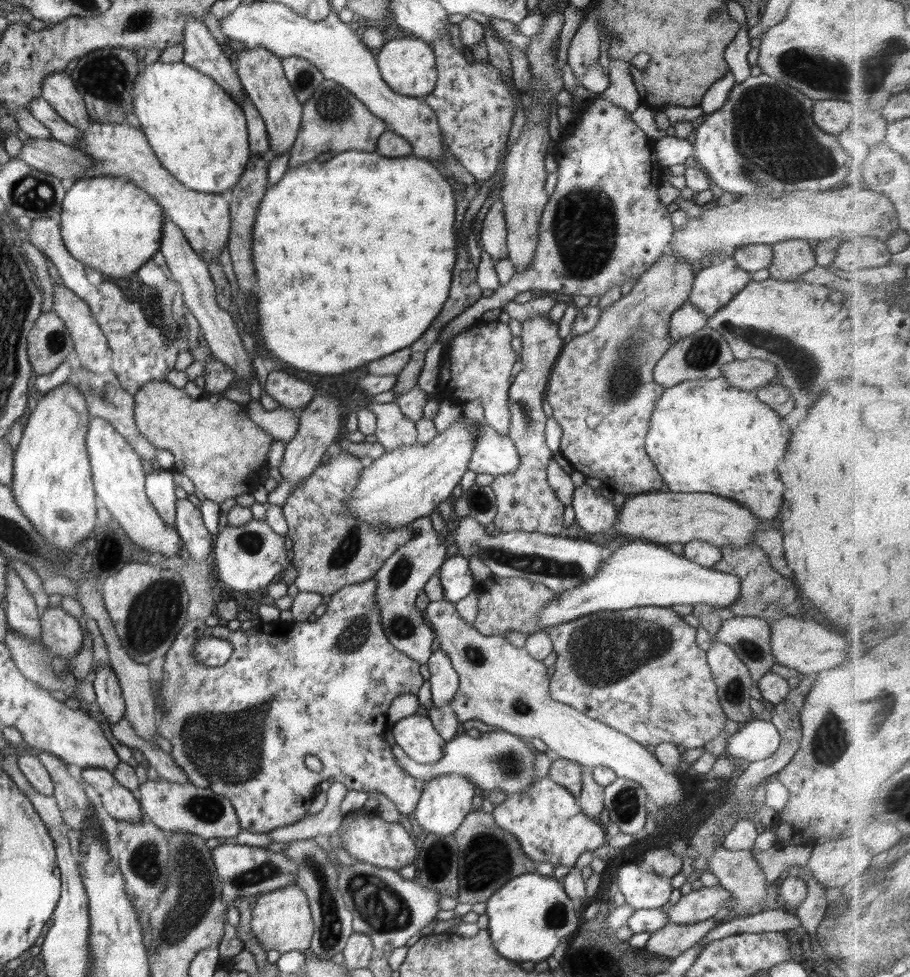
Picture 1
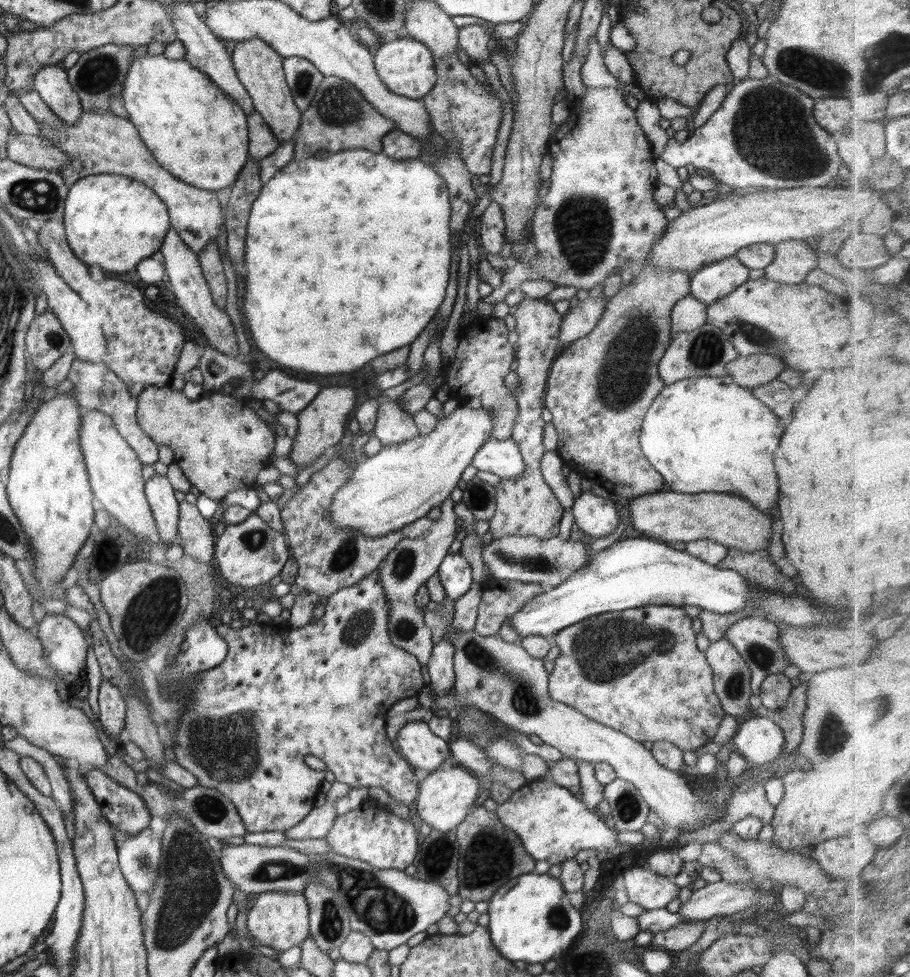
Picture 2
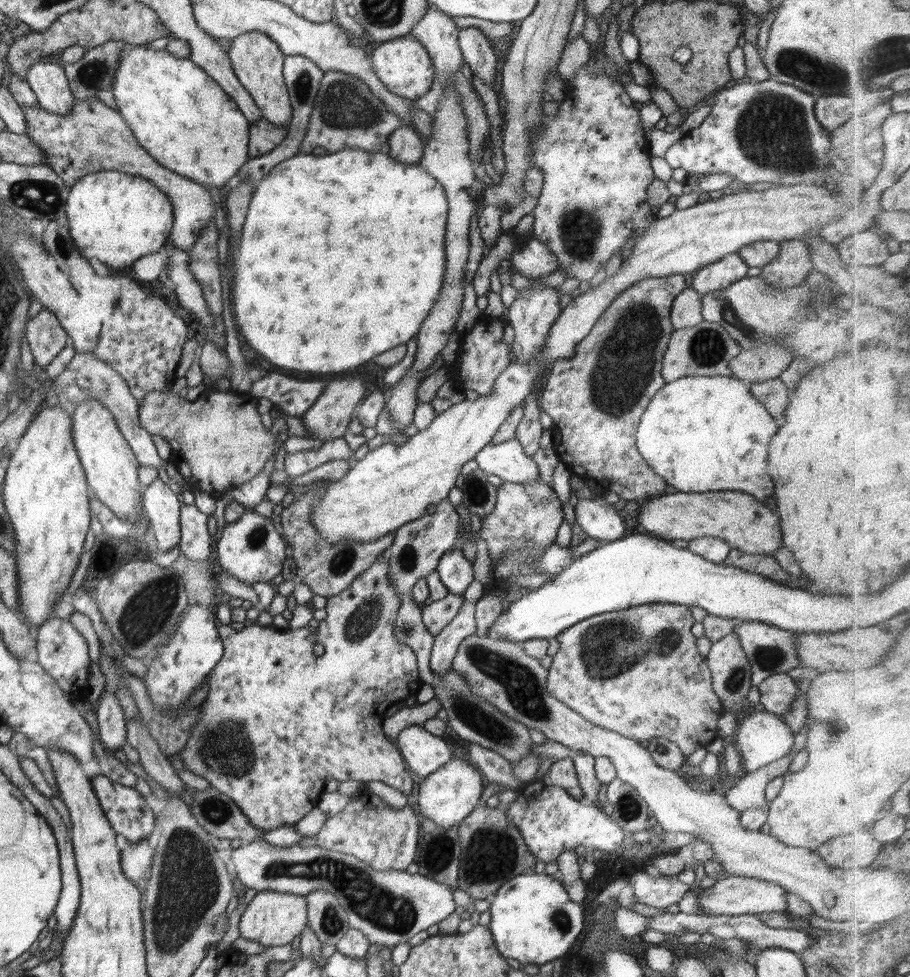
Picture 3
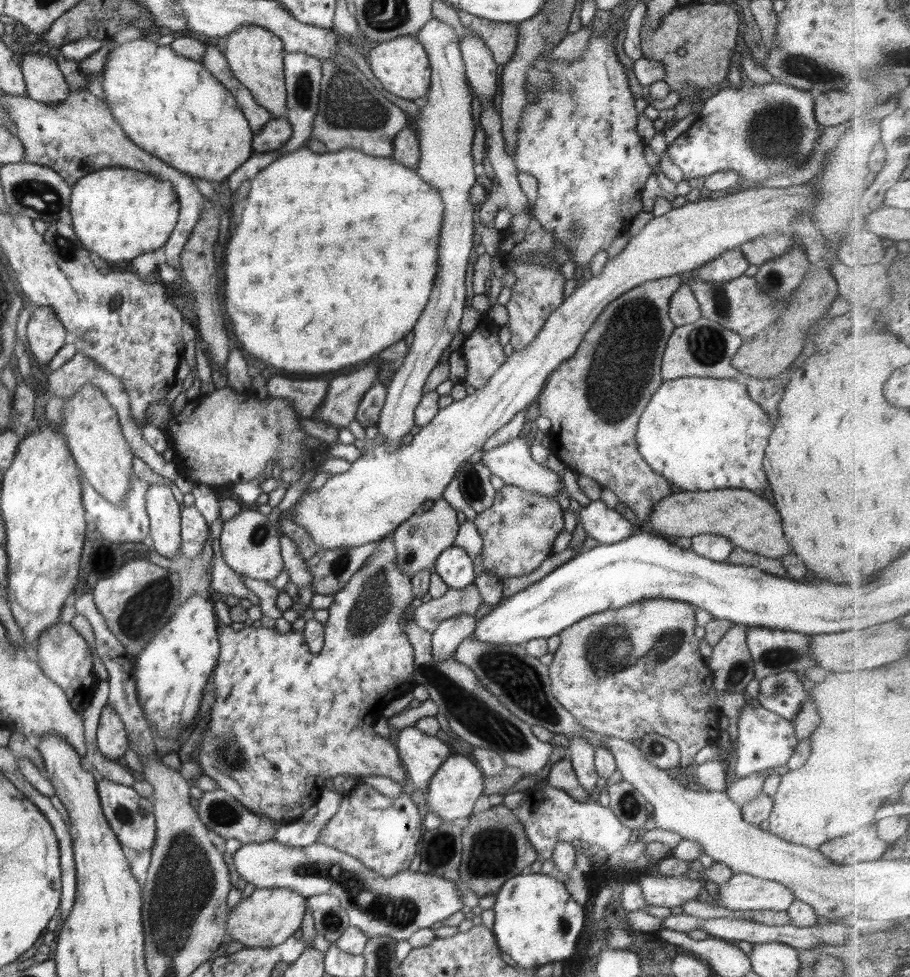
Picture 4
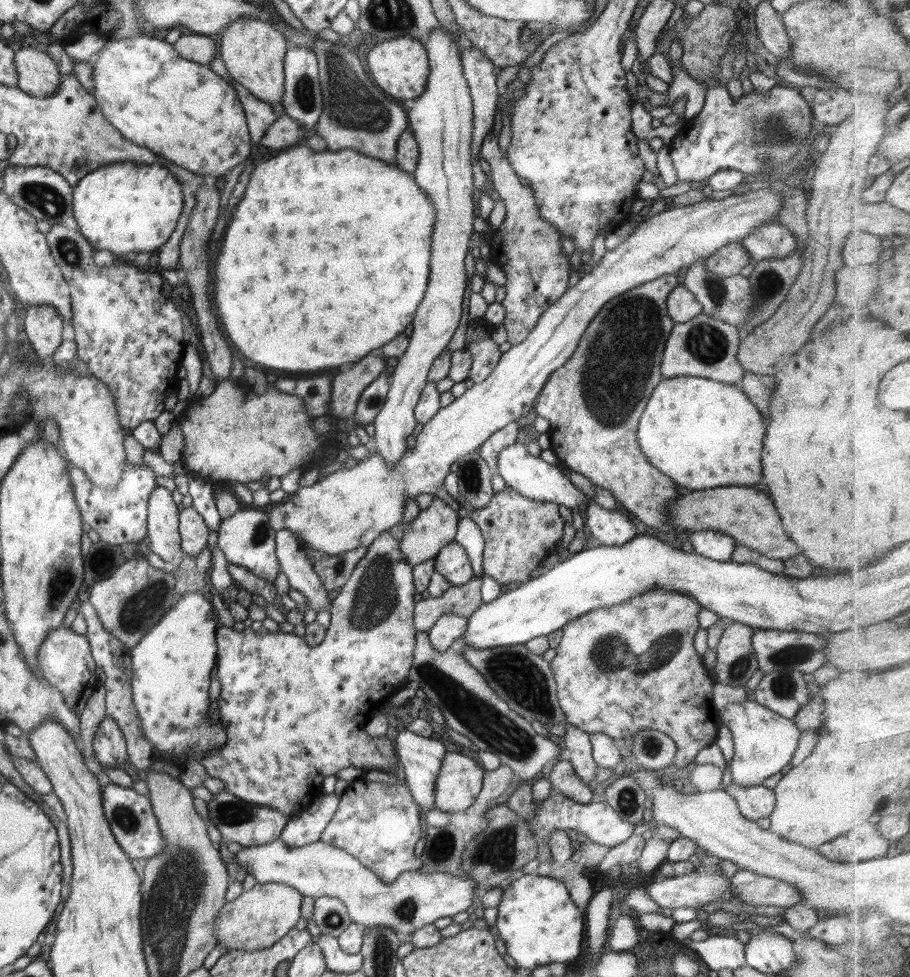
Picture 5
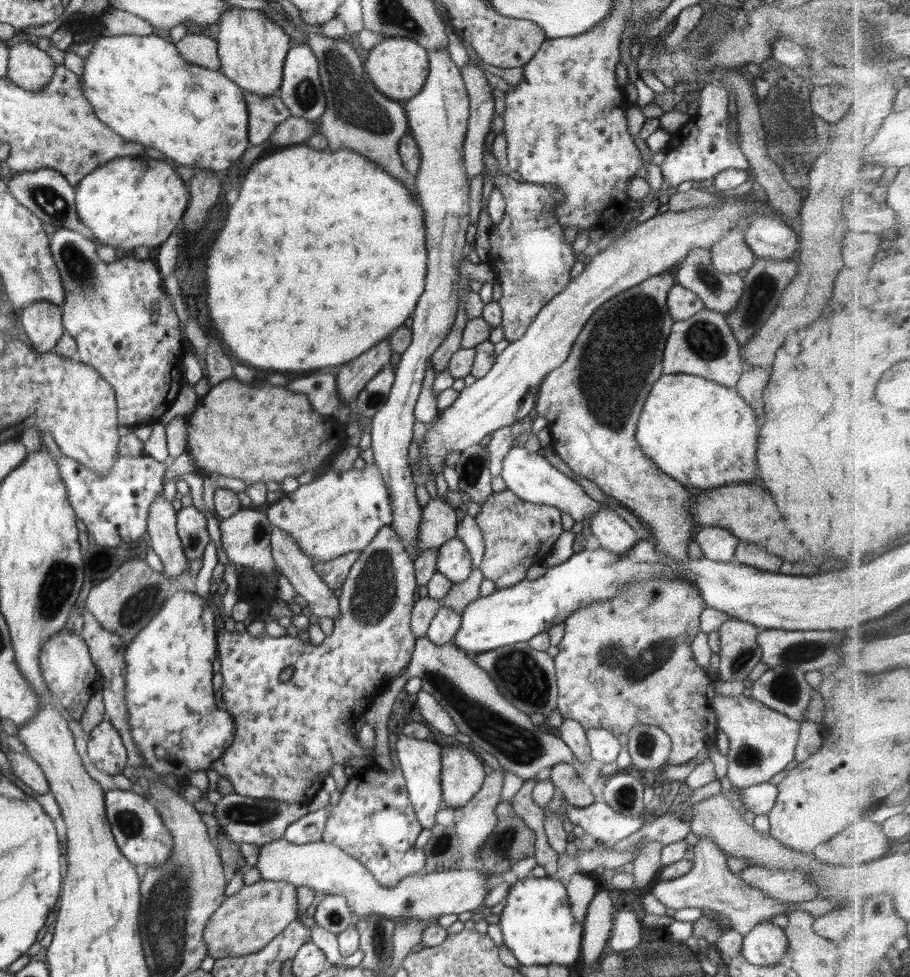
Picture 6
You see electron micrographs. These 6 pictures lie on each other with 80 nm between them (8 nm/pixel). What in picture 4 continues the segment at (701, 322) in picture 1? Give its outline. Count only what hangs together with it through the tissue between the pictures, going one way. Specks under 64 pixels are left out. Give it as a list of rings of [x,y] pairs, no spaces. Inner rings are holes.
[[[682,283],[669,302],[669,317],[675,326],[692,324],[701,317],[701,308],[690,285]]]

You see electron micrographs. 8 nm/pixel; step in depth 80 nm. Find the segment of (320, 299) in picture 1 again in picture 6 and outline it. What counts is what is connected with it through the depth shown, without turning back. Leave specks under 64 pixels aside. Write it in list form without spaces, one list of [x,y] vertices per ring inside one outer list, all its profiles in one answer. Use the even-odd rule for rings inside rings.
[[[305,144],[291,145],[266,158],[257,159],[248,169],[238,200],[228,208],[228,218],[206,260],[206,300],[220,338],[236,358],[266,370],[302,372],[324,366],[338,366],[358,358],[413,316],[420,295],[425,291],[427,273],[426,229],[423,207],[414,200],[406,185],[370,159],[350,149],[336,152],[316,150]]]

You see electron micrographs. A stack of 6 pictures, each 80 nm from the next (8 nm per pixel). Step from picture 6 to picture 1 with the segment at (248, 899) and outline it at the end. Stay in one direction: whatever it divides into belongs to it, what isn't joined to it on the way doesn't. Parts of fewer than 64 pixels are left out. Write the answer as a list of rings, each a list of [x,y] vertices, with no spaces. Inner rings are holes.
[[[297,884],[264,893],[252,909],[251,931],[258,942],[268,950],[278,950],[281,954],[299,950],[306,952],[311,948],[313,937],[313,918],[305,892]]]

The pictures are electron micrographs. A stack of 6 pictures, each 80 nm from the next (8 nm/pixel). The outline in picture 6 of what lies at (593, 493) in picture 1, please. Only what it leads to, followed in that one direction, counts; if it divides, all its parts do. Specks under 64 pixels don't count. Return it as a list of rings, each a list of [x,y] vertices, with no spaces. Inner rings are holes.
[[[600,509],[591,516],[592,534],[600,542],[600,547],[614,556],[624,556],[638,542],[637,534],[628,522],[612,509]]]

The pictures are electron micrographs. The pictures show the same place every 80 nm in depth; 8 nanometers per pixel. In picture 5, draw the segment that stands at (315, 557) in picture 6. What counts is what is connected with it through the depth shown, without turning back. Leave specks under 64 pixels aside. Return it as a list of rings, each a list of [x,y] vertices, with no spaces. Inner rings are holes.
[[[764,188],[740,196],[732,195],[725,200],[712,200],[708,197],[692,206],[664,209],[658,214],[648,215],[618,247],[612,251],[607,250],[598,265],[583,269],[578,283],[568,287],[566,292],[542,313],[540,320],[526,340],[512,345],[506,353],[501,353],[496,368],[484,382],[474,383],[471,388],[464,391],[460,398],[455,398],[452,404],[444,408],[440,407],[432,420],[423,426],[417,436],[415,446],[412,449],[406,449],[402,458],[395,465],[389,465],[374,449],[354,467],[336,470],[313,485],[300,487],[296,492],[290,493],[284,502],[272,507],[272,511],[269,513],[270,526],[277,532],[289,530],[298,538],[304,549],[320,550],[320,553],[328,554],[328,556],[344,554],[348,550],[355,550],[362,546],[370,547],[374,540],[380,537],[380,534],[401,522],[405,502],[409,496],[416,497],[418,494],[435,496],[439,488],[443,486],[444,479],[451,472],[450,466],[454,462],[461,460],[465,454],[478,450],[492,433],[511,422],[518,421],[521,416],[526,416],[532,410],[548,377],[572,356],[588,325],[608,301],[655,278],[667,274],[677,275],[682,269],[688,268],[697,260],[707,259],[723,246],[742,241],[765,222],[777,222],[781,209],[780,201],[782,198],[778,194],[774,194],[770,188]]]

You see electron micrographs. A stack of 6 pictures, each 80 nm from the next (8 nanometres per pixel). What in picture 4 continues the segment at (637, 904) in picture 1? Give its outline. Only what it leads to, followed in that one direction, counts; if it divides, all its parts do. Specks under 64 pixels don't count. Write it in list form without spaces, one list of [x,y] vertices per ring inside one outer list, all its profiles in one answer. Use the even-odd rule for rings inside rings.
[[[644,872],[635,880],[642,889],[647,904],[674,908],[682,906],[688,900],[694,900],[700,894],[702,885],[697,879],[686,879],[683,876],[651,876]]]

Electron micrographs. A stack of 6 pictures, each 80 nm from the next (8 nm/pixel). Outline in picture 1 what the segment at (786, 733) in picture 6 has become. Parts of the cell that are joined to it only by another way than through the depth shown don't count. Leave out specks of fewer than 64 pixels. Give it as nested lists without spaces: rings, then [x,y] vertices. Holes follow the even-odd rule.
[[[751,719],[738,726],[727,738],[726,754],[747,762],[768,759],[780,746],[780,733],[764,719]]]

